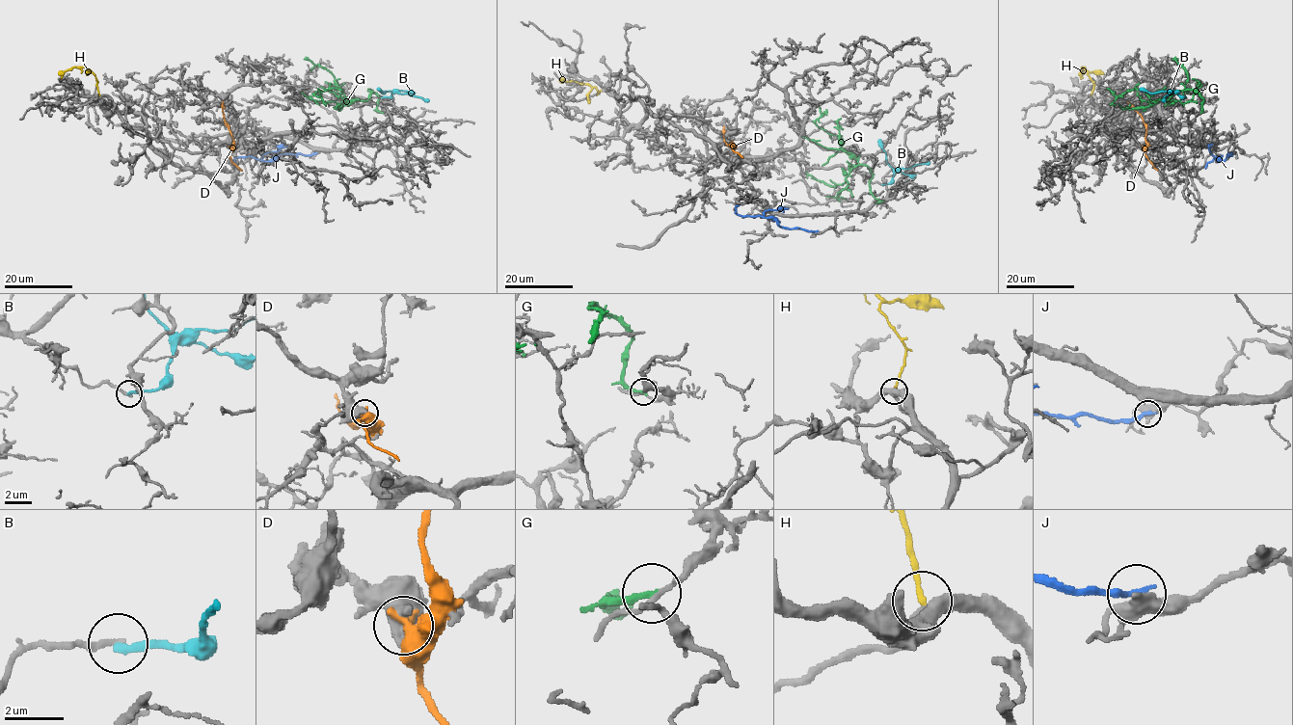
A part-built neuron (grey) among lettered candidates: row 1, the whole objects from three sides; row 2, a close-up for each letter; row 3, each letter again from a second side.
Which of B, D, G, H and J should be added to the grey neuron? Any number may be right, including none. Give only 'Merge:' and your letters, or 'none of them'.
Merge: none of them

